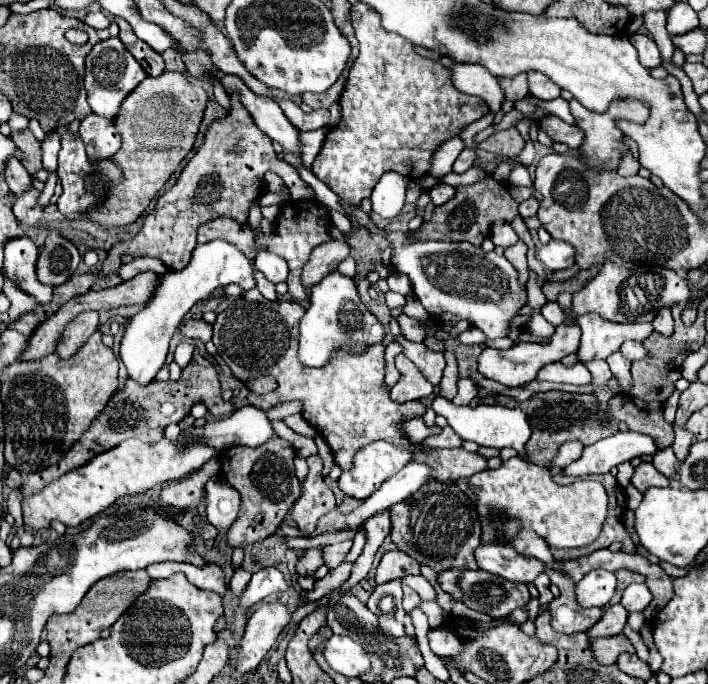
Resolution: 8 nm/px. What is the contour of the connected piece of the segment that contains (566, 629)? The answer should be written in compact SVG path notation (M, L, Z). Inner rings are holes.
M548 569L548 577L552 583L558 585L560 589L560 597L556 597L550 605L550 623L558 633L580 633L580 631L588 631L600 617L602 617L602 609L594 607L594 609L582 609L576 603L574 597L574 581L568 579L564 573L558 573L554 569ZM560 607L564 611L560 611Z

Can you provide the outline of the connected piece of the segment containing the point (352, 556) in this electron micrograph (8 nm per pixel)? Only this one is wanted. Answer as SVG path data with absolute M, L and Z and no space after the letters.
M358 531L358 533L356 533L356 537L354 537L354 545L352 545L352 549L350 549L350 553L346 555L346 559L344 559L344 561L348 561L348 563L354 563L354 561L358 559L360 551L364 549L364 539L366 539L364 531Z

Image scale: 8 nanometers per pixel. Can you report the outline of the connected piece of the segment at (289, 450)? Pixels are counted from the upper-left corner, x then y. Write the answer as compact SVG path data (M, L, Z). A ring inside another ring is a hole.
M278 435L256 449L230 447L220 453L222 475L242 497L238 519L228 529L228 543L232 547L246 547L250 543L264 541L282 525L288 509L300 497L300 481L294 473L294 453L294 447Z

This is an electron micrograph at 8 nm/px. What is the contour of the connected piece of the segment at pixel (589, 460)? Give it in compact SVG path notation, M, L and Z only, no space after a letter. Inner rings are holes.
M618 431L606 439L600 439L592 445L584 447L580 459L570 463L562 469L562 475L570 477L584 477L584 475L602 475L608 473L612 467L632 461L634 457L654 455L656 445L650 435L634 433L634 431Z

